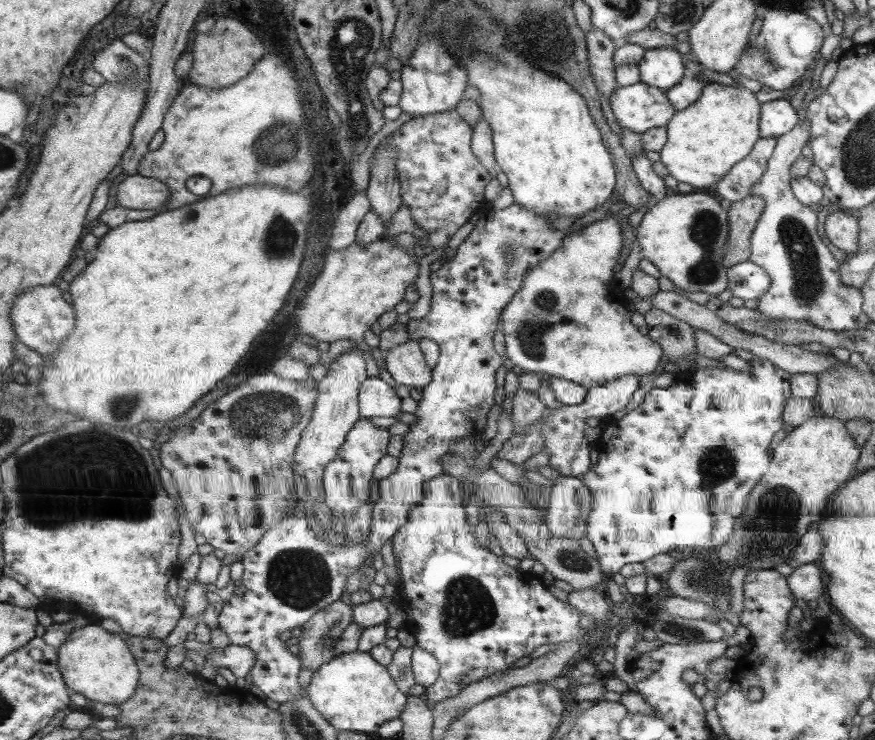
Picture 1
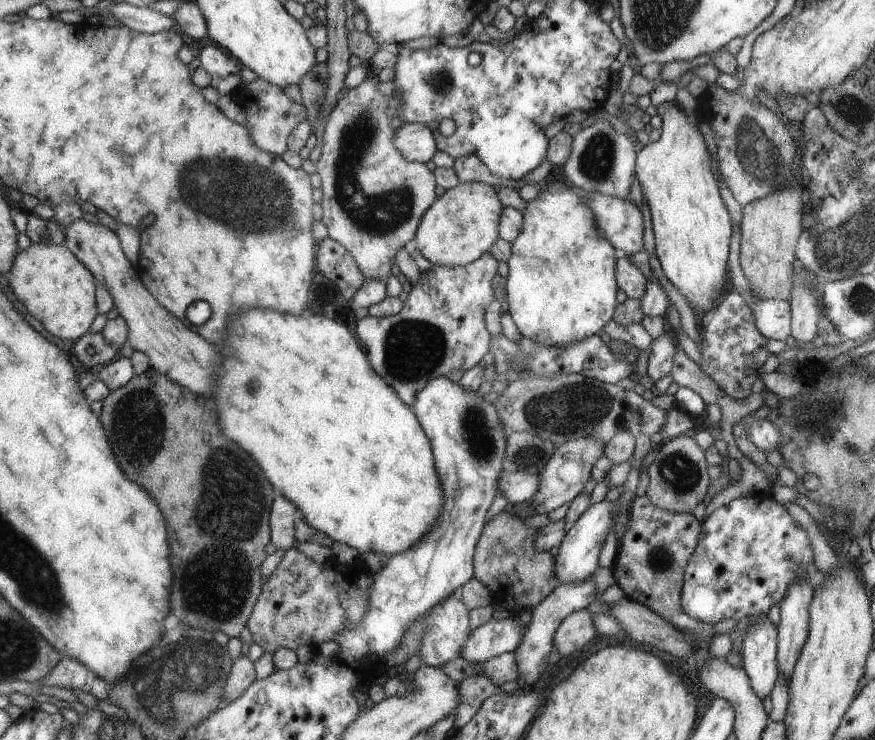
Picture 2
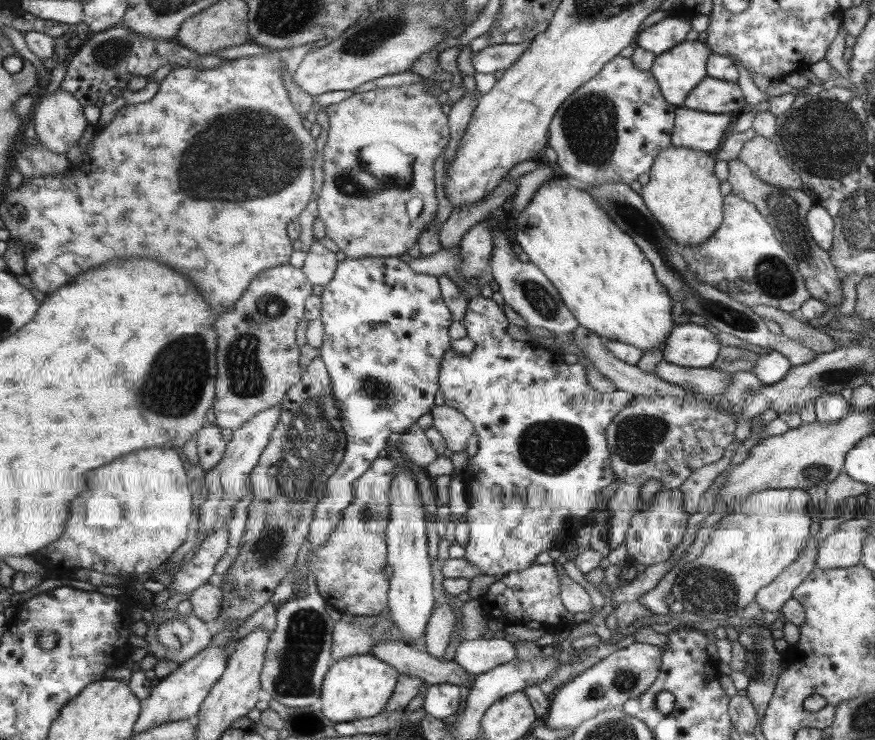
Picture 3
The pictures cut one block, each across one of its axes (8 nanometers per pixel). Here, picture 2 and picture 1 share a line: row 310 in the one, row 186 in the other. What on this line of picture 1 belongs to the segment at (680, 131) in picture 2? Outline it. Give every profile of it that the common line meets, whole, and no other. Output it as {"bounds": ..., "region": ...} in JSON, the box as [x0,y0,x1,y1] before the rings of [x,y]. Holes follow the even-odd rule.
{"bounds":[659,82,761,189],"region":[[[707,82],[699,93],[698,99],[687,108],[676,111],[673,118],[666,124],[666,142],[659,152],[659,162],[665,166],[667,173],[677,183],[685,183],[692,188],[703,189],[709,184],[717,184],[726,176],[736,163],[740,163],[750,155],[751,148],[758,143],[761,134],[761,104],[755,100],[755,94],[744,87],[722,85]]]}

